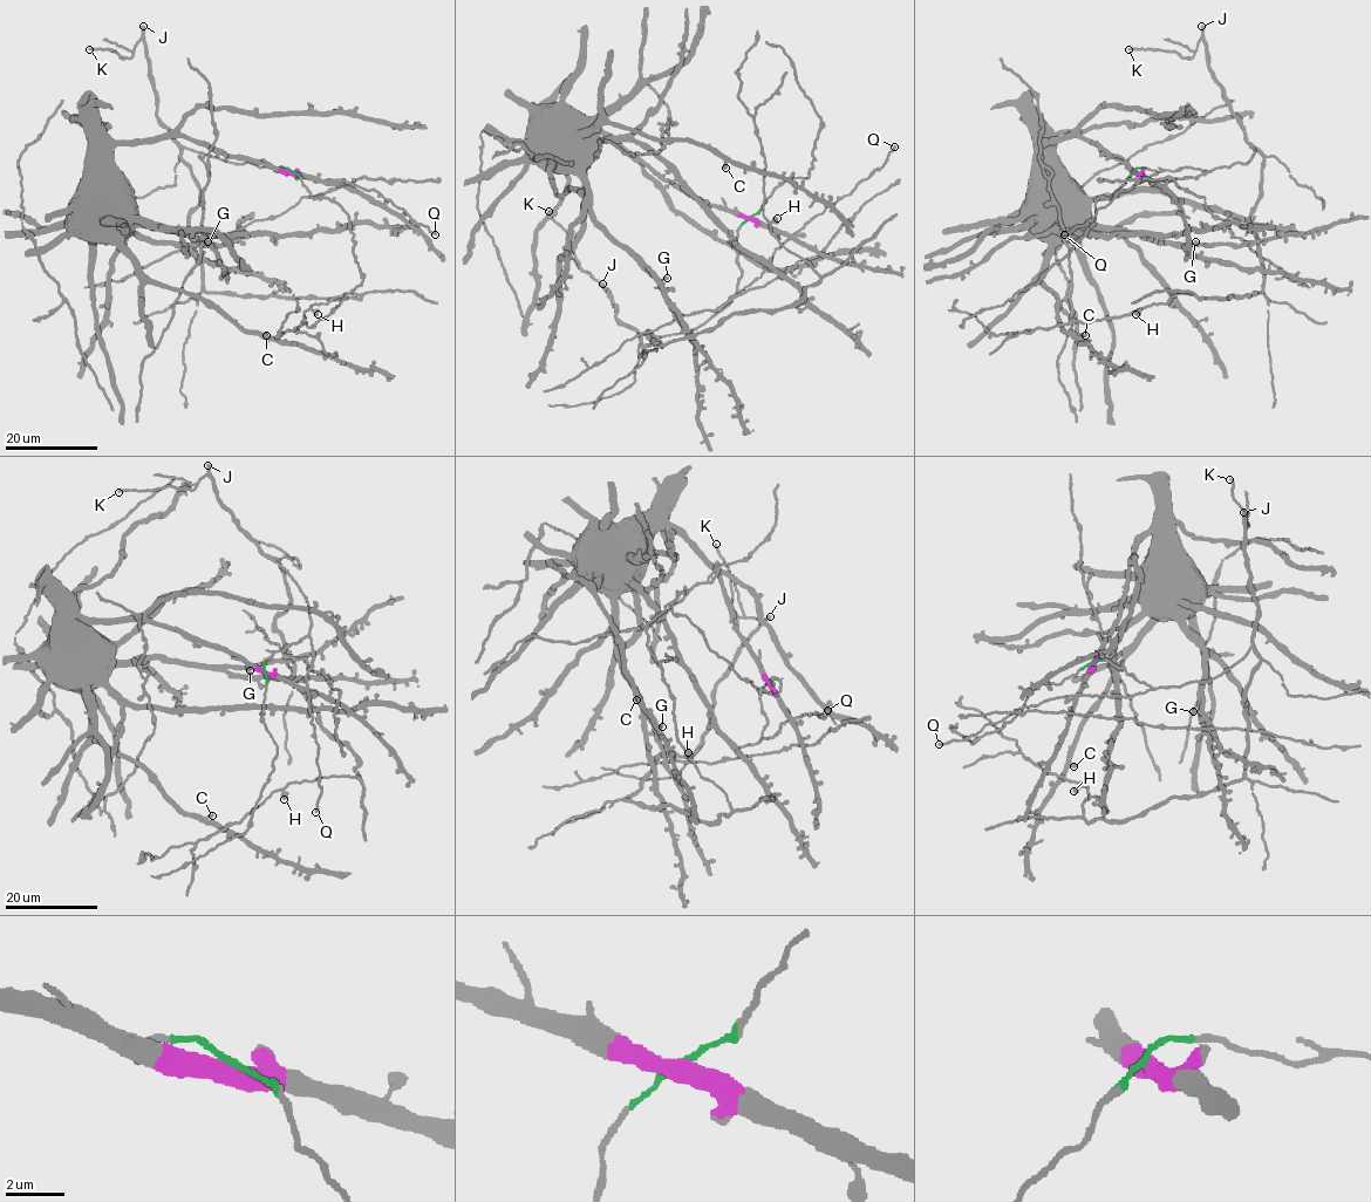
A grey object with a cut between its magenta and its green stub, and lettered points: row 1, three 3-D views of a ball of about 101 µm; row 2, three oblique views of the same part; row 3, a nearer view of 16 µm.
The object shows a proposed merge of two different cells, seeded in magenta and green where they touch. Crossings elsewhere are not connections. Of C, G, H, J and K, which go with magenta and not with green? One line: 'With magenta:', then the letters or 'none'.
With magenta: C, G

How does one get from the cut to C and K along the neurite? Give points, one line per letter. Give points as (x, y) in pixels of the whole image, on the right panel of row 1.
C: (1134, 171), (1079, 137), (1044, 145), (1050, 239), (1043, 282), (1056, 296), (1064, 329), (1085, 335)
K: (1134, 170), (1211, 170), (1246, 163), (1254, 150), (1208, 65), (1201, 39), (1191, 57), (1129, 48)

